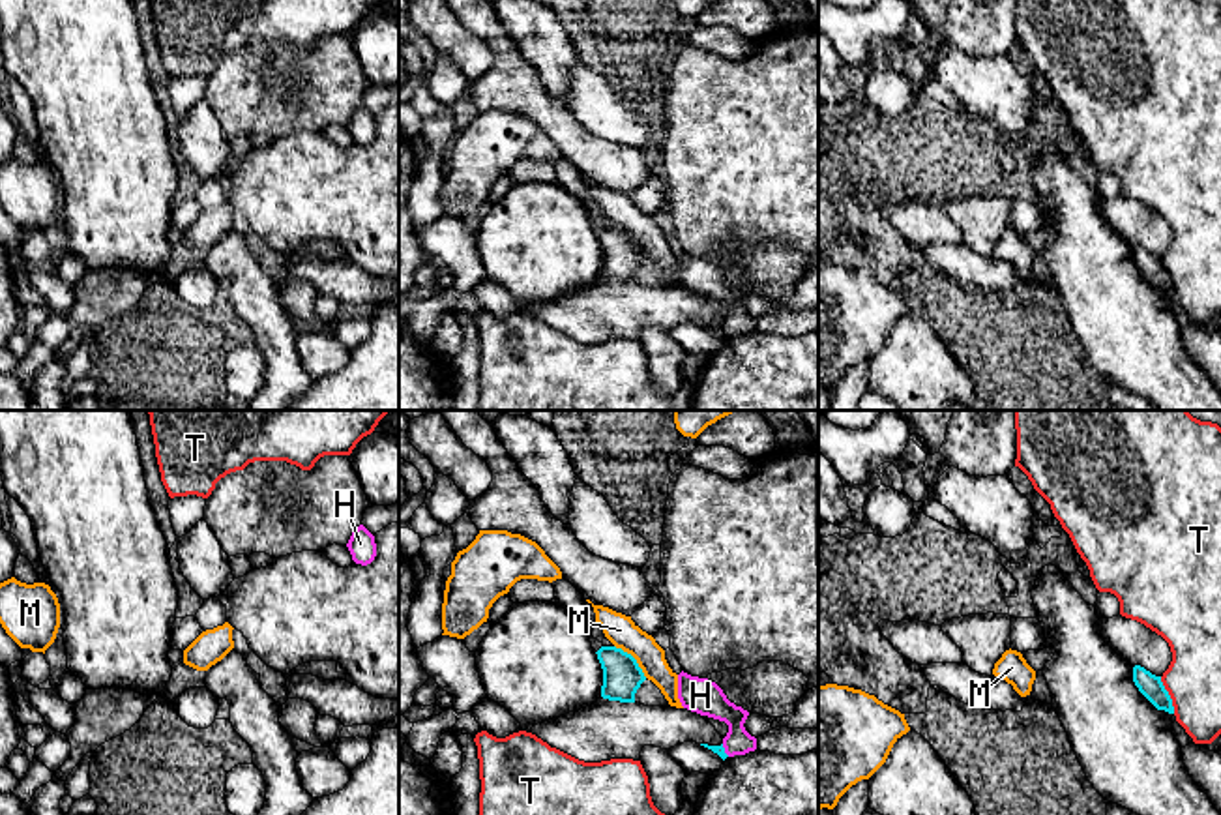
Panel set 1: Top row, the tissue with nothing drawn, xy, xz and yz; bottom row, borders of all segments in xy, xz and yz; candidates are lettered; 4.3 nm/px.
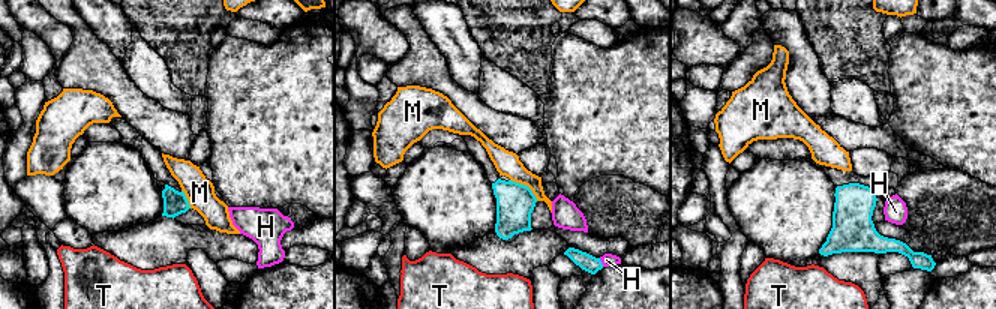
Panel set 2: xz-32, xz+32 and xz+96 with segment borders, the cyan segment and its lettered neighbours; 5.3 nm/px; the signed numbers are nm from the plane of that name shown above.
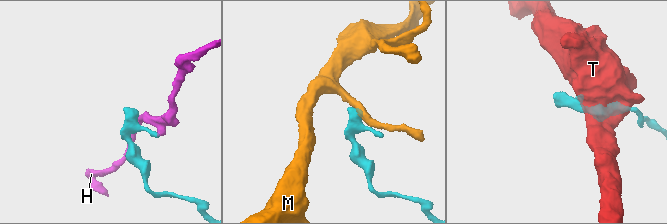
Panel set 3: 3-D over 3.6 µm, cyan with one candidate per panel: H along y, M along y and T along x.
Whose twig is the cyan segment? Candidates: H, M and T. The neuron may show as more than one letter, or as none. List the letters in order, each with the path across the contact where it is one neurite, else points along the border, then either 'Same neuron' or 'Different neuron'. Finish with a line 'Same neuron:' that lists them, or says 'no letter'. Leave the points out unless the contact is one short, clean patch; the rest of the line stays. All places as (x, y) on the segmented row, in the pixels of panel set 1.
H: Boundary: xz (721, 744), (729, 755). Different neuron
M: Boundary: xz (615, 645), (626, 651), (647, 677). Different neuron
T: Different neuron
Same neuron: no letter

